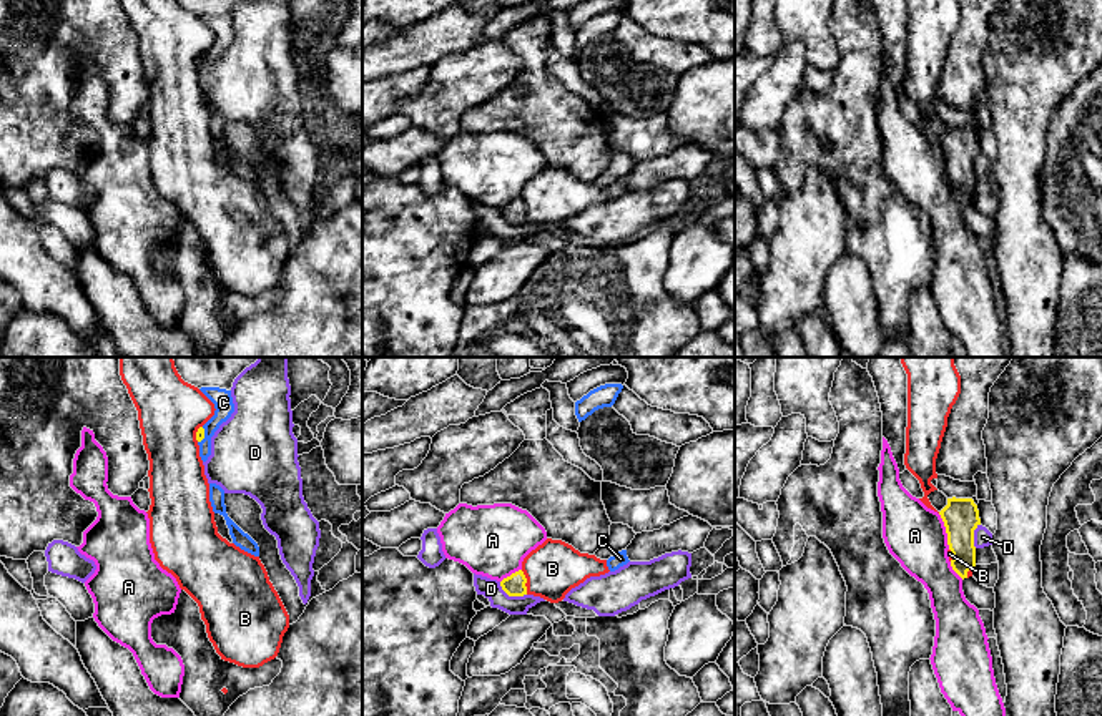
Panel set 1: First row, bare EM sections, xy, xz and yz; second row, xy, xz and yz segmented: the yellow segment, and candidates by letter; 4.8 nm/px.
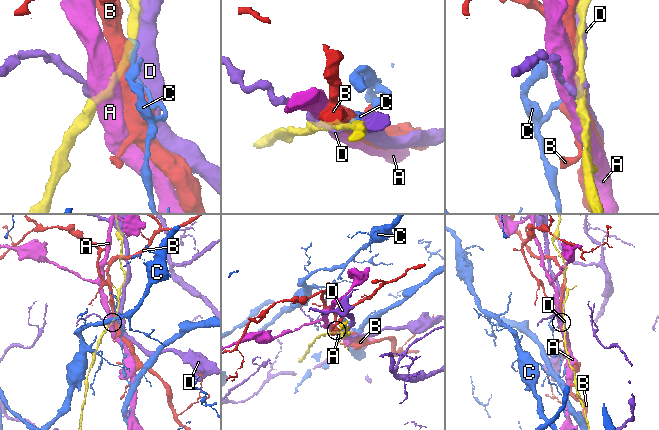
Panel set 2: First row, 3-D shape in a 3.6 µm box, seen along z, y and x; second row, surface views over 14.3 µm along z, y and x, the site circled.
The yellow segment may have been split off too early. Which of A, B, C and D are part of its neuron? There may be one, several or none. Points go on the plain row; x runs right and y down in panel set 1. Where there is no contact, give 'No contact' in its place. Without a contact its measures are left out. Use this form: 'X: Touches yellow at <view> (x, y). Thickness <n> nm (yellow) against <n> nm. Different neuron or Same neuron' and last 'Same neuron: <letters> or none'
A: Touches yellow at yz (946, 160). Thickness 180 nm (yellow) against 300 nm. Different neuron
B: Touches yellow at xz (526, 210). Thickness 110 nm (yellow) against 260 nm. Different neuron
C: Touches yellow at xy (203, 63). Thickness 50 nm (yellow) against 100 nm. Different neuron
D: Touches yellow at xz (511, 223). Thickness 110 nm (yellow) against 100 nm. Different neuron
Same neuron: none

